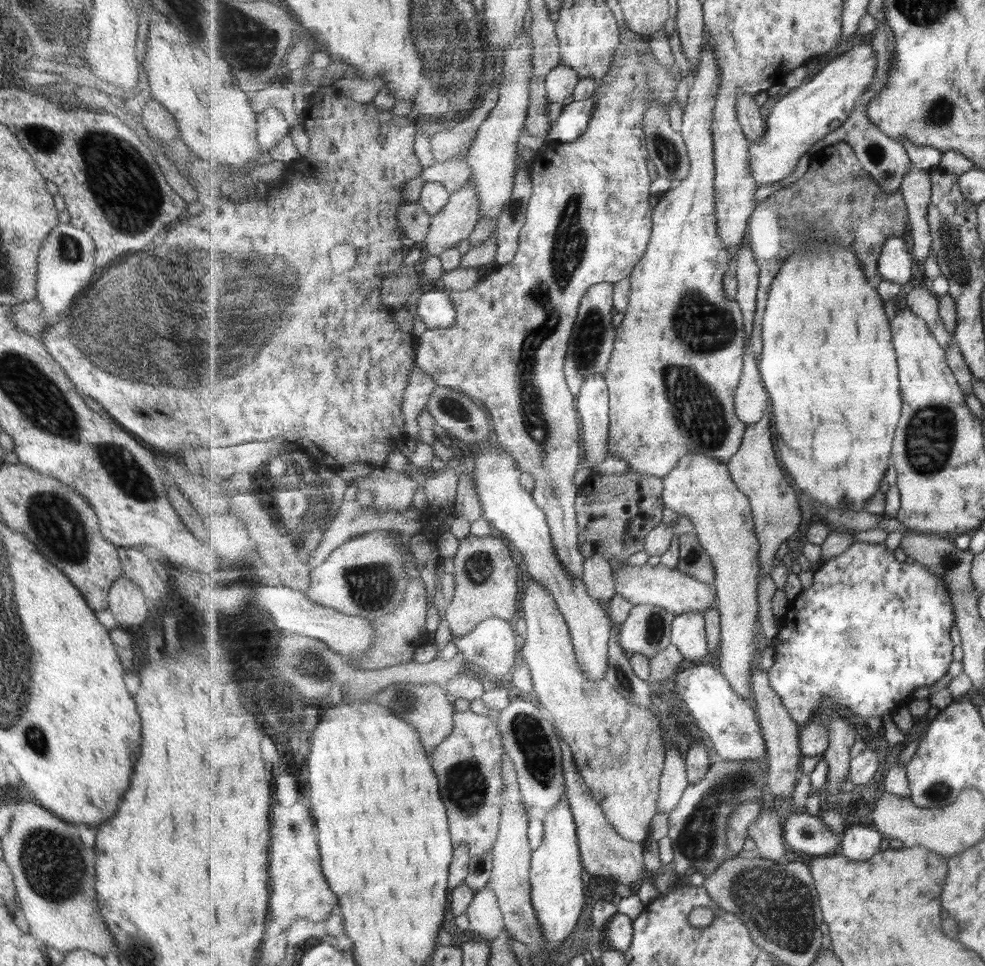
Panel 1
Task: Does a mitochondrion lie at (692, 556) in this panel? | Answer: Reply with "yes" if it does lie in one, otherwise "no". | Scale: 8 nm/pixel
yes

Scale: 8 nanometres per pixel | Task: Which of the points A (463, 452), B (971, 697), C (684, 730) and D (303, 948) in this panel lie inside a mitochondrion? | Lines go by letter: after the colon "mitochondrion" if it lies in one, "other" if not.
A: other
B: other
C: other
D: other

